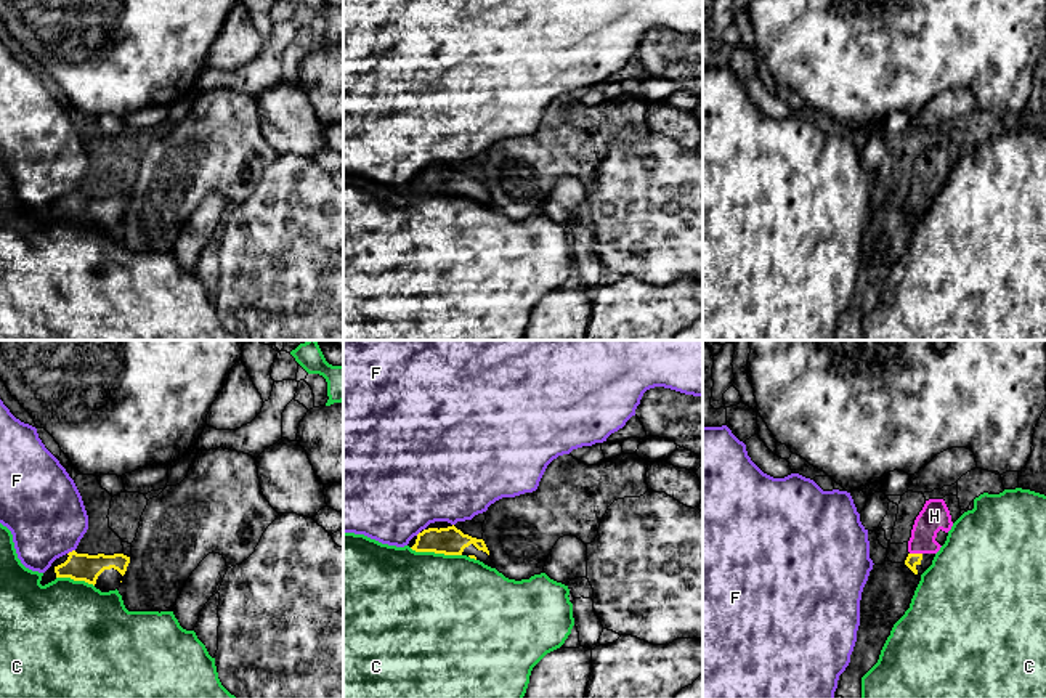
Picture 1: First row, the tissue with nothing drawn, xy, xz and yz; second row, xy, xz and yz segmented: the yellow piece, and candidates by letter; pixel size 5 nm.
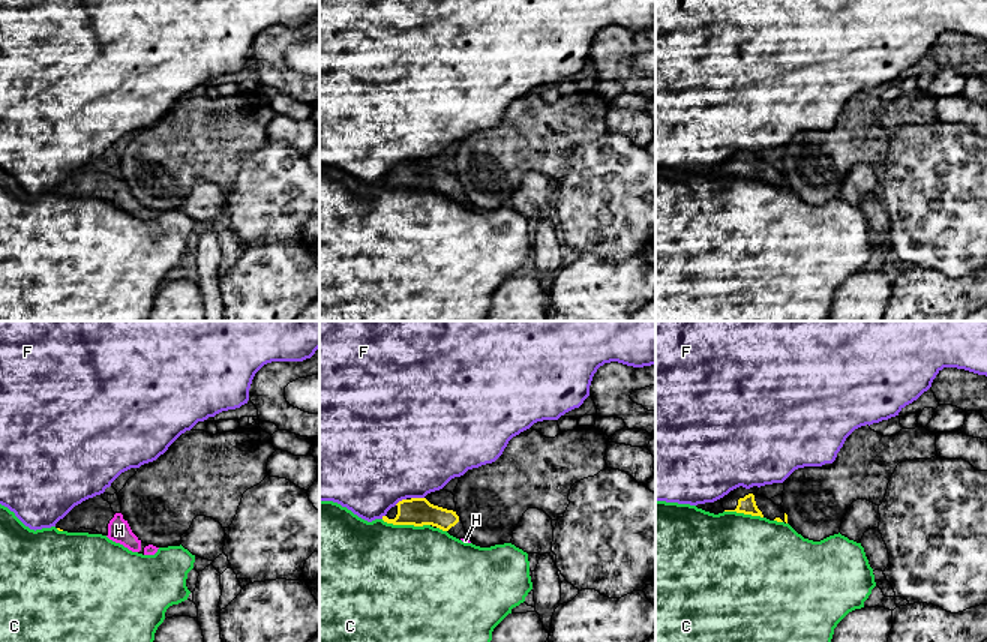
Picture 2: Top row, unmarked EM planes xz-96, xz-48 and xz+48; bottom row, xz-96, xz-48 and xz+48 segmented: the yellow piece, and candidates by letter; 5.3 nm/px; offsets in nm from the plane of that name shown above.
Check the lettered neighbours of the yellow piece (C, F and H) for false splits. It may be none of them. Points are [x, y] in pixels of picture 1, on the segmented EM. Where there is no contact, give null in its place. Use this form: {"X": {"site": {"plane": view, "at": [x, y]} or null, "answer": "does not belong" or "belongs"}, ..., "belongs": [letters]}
{"C": {"site": {"plane": "xz", "at": [435, 552]}, "answer": "does not belong"}, "F": {"site": {"plane": "xy", "at": [72, 551]}, "answer": "does not belong"}, "H": {"site": {"plane": "yz", "at": [916, 554]}, "answer": "belongs"}, "belongs": ["H"]}

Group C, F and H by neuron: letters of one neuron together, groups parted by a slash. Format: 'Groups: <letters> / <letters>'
Groups: C / F / H

